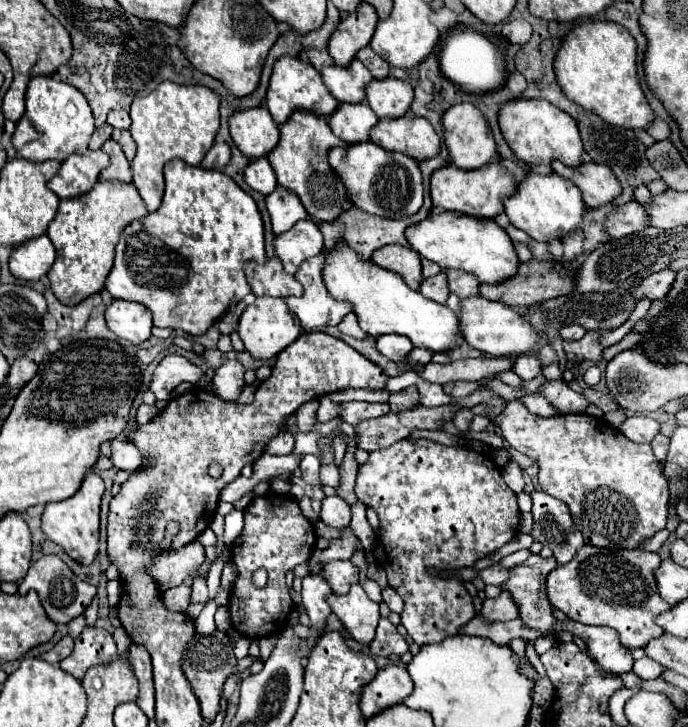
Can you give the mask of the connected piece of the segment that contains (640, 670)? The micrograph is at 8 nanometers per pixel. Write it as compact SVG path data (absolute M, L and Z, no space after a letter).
M643 656L641 660L635 660L633 672L635 672L641 680L655 680L655 678L659 678L659 676L663 674L663 668L661 668L655 660Z

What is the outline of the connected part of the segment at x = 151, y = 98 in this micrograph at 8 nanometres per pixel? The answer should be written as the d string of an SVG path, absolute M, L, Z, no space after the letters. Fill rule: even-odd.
M161 82L151 94L135 98L131 104L131 136L137 144L137 154L131 162L133 186L141 194L149 212L155 212L163 198L163 164L181 158L197 166L213 146L219 130L219 94L207 86L185 86L177 82Z

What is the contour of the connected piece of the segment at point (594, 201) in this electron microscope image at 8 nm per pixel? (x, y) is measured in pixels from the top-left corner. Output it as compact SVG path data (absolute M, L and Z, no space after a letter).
M553 162L551 166L559 176L571 180L581 190L587 208L605 206L613 202L617 196L621 196L619 180L605 164L589 162L589 164L581 164L579 168L569 168L563 166L561 162Z

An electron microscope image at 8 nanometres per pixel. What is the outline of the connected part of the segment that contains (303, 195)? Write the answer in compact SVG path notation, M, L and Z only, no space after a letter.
M301 110L293 112L289 122L279 128L281 128L281 140L267 154L267 160L275 170L279 186L283 186L285 190L291 190L303 202L307 214L317 224L319 222L333 222L335 218L339 218L339 214L345 210L345 206L353 206L353 204L349 200L343 180L329 166L327 152L335 146L347 148L349 144L331 132L327 118L317 116L317 114L309 114L309 112L301 112Z

